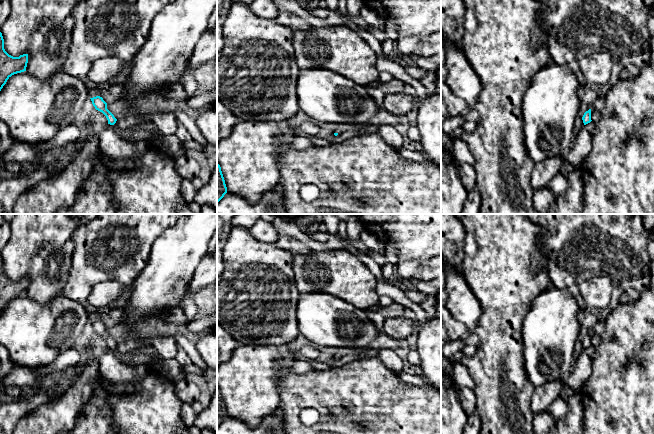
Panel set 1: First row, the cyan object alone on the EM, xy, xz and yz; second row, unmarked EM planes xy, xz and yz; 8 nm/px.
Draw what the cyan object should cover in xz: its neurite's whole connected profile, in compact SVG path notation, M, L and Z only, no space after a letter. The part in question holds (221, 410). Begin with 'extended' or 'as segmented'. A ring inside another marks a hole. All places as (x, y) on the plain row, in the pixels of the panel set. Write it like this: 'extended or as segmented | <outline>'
as segmented | M217 386L217 427L224 421L227 417L227 411L225 404L221 395L221 391Z

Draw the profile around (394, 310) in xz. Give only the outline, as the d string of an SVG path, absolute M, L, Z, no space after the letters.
M393 303L389 306L381 306L379 304L374 305L370 307L367 311L373 311L380 313L382 316L386 318L391 318L391 317L402 317L405 314L405 307L399 303Z

